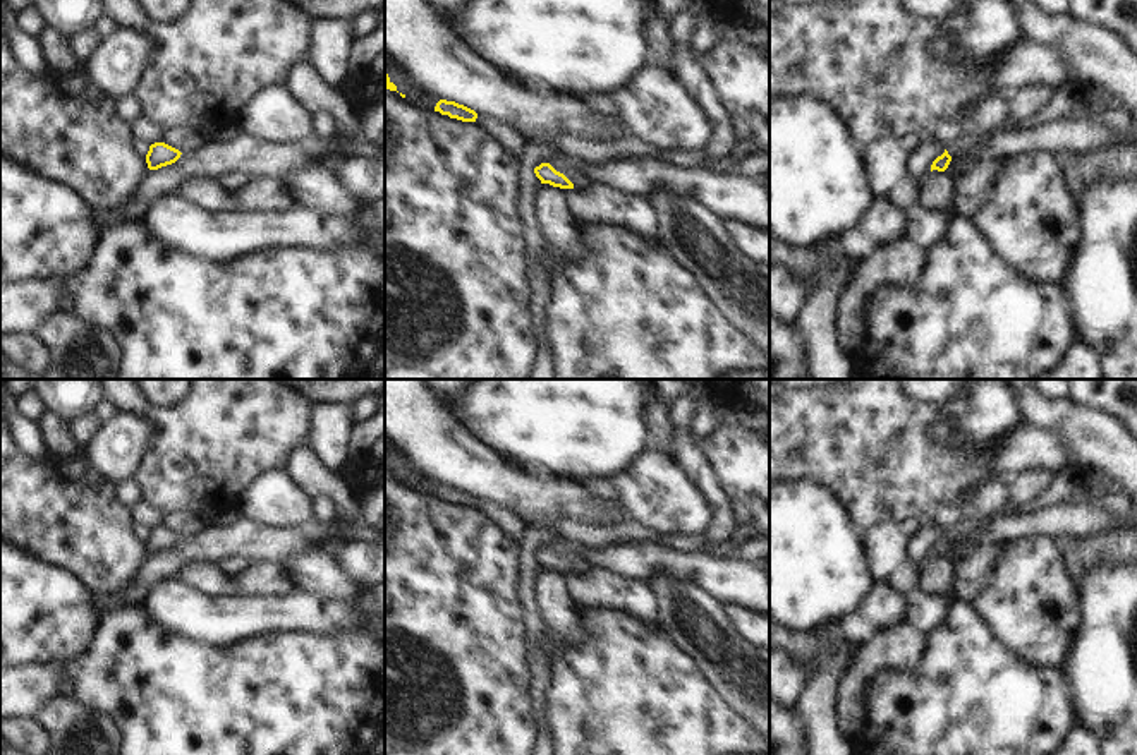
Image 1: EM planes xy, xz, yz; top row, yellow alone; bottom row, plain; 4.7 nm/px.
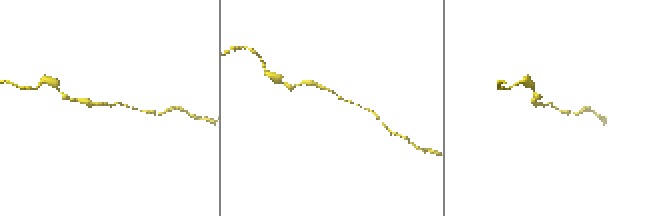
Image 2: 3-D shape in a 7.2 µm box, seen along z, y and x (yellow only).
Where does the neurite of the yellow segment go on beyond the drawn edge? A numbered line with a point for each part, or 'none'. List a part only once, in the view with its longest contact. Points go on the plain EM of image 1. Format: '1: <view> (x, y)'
none

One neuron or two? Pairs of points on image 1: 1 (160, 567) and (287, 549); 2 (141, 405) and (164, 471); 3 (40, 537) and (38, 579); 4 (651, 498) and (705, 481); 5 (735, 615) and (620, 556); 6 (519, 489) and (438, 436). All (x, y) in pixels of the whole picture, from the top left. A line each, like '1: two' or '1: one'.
1: one
2: one
3: two
4: two
5: two
6: one

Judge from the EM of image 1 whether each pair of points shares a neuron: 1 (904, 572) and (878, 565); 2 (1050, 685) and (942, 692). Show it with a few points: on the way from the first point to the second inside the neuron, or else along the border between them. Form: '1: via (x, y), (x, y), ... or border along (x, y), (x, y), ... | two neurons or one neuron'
1: border along (905, 560), (883, 580) | two neurons
2: via (1022, 692), (969, 692) | one neuron

